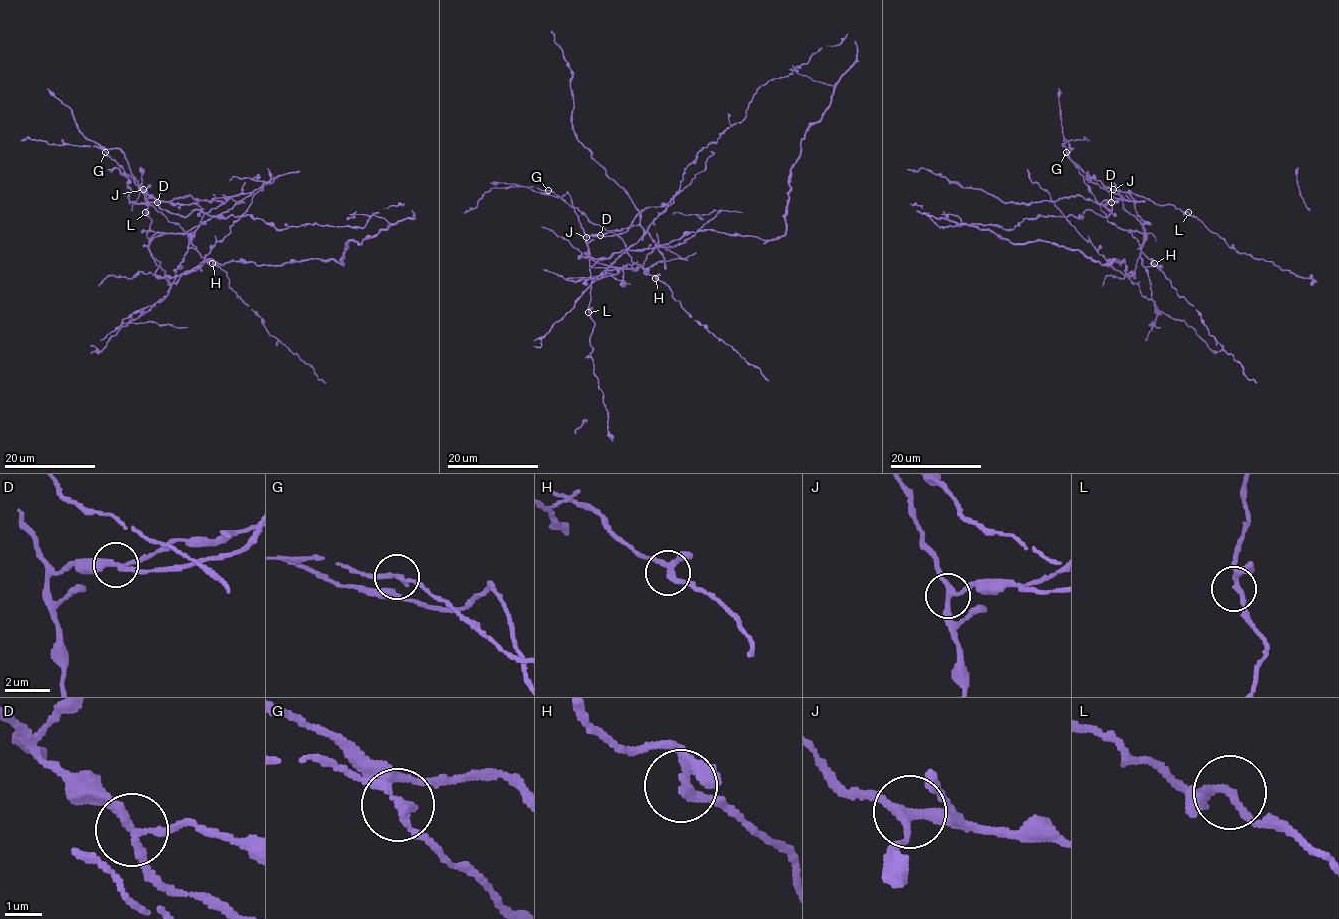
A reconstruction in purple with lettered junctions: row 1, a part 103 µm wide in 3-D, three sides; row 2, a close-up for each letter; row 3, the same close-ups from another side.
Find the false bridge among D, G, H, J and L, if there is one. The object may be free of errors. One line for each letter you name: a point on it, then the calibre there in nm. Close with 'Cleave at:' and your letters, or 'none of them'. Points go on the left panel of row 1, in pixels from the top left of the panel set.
D: at (157, 202); 220 nm thick
Cleave at: D

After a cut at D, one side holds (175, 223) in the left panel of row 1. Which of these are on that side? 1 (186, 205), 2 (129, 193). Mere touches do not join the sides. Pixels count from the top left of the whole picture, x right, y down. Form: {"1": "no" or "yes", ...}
{"1": "no", "2": "no"}

